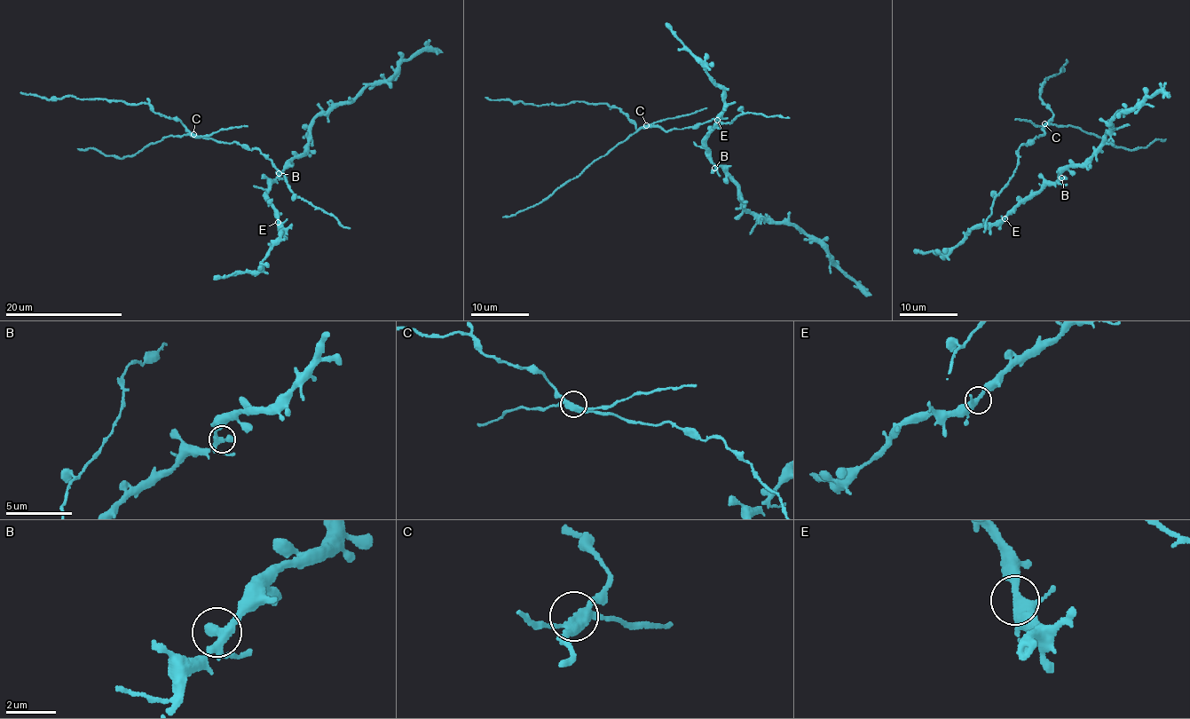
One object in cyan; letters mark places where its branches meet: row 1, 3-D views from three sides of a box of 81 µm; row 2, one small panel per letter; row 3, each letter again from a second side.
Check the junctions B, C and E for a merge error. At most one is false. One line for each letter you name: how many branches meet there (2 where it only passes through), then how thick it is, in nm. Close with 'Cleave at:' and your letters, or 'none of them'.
C: Branches: 3. Thickness 360 nm
Cleave at: C

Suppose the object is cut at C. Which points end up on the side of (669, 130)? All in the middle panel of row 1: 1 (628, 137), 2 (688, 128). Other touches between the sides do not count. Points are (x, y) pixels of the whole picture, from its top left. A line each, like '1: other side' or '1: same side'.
1: other side
2: same side

